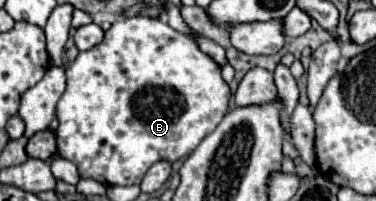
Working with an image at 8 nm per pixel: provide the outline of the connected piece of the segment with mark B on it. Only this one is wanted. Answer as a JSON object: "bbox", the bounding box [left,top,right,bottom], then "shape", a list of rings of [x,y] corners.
{"bbox":[57,17,231,185],"shape":[[[123,17],[105,31],[99,45],[79,53],[67,67],[67,89],[57,103],[57,151],[77,165],[81,177],[107,185],[135,185],[153,163],[187,157],[221,123],[229,97],[231,89],[221,77],[221,67],[199,49],[197,41],[159,19]]]}

